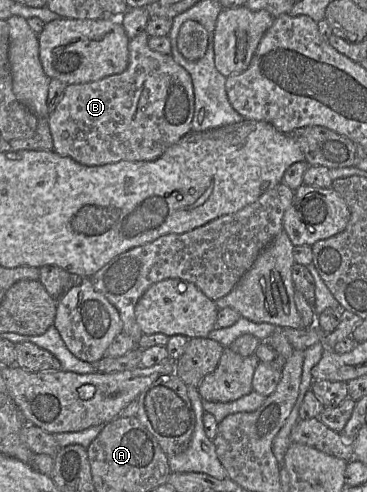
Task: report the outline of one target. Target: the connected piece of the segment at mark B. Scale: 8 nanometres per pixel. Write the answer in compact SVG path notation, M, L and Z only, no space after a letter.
M143 32L130 39L129 62L122 73L89 83L67 85L62 99L48 116L53 151L86 166L123 160L154 161L192 131L195 96L191 76L170 54L151 50L148 46L149 37Z

